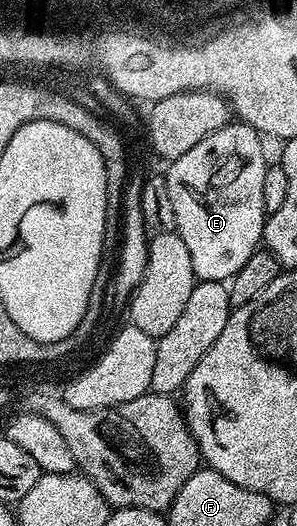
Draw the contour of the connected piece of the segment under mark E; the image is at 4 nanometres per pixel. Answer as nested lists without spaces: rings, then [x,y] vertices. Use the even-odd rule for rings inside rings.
[[[230,122],[219,130],[215,130],[207,138],[203,138],[203,142],[199,142],[199,146],[191,146],[191,150],[187,150],[187,154],[183,154],[177,160],[172,161],[168,165],[169,172],[166,171],[164,173],[164,178],[167,182],[167,195],[171,197],[171,210],[175,210],[175,231],[177,235],[183,238],[183,243],[187,246],[187,254],[191,254],[193,274],[198,281],[229,281],[243,266],[243,262],[247,262],[247,258],[251,258],[251,254],[258,251],[259,245],[262,243],[267,219],[267,213],[263,206],[263,174],[267,167],[267,159],[265,160],[265,148],[261,143],[263,143],[262,137],[250,124]]]

